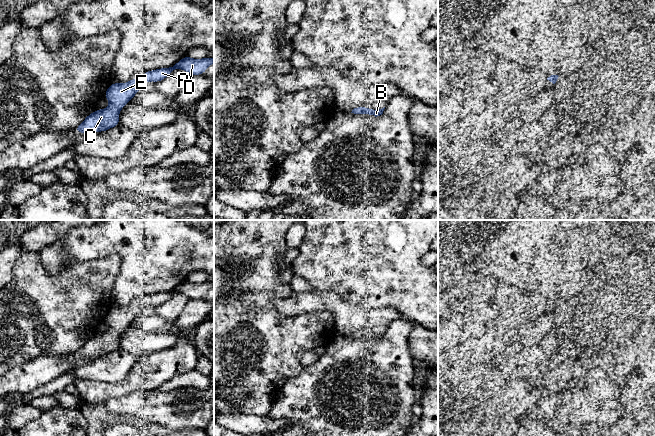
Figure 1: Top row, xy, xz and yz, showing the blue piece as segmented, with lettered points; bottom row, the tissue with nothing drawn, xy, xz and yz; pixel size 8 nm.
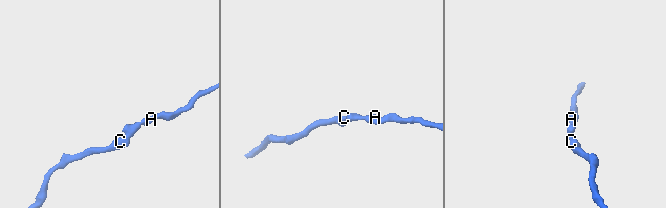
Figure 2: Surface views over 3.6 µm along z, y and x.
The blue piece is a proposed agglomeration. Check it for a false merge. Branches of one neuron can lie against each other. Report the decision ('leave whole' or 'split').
leave whole

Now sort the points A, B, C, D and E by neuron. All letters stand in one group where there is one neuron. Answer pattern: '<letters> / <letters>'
A B C D E

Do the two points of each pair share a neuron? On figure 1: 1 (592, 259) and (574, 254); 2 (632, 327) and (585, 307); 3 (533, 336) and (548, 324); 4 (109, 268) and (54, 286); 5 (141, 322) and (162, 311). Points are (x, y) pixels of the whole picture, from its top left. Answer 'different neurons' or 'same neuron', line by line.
1: different neurons
2: same neuron
3: same neuron
4: same neuron
5: different neurons

